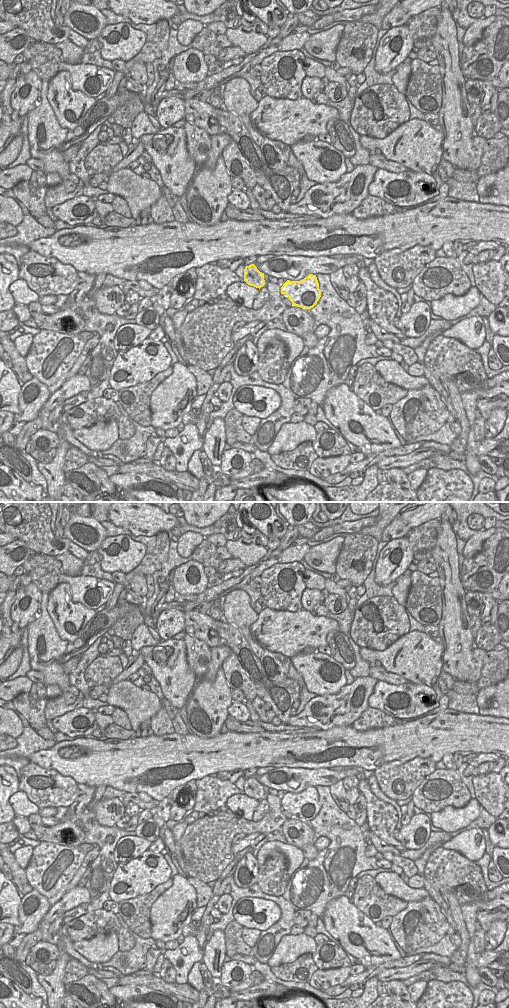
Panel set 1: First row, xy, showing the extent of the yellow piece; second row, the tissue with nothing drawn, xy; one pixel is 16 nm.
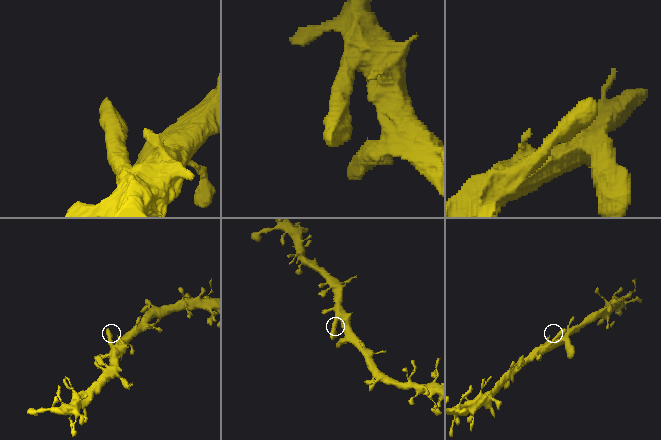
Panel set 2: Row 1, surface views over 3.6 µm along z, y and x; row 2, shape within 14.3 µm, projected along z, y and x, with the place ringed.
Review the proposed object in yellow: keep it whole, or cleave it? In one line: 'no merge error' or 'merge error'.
no merge error

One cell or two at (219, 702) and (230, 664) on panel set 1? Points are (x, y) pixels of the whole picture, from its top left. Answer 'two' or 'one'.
two

